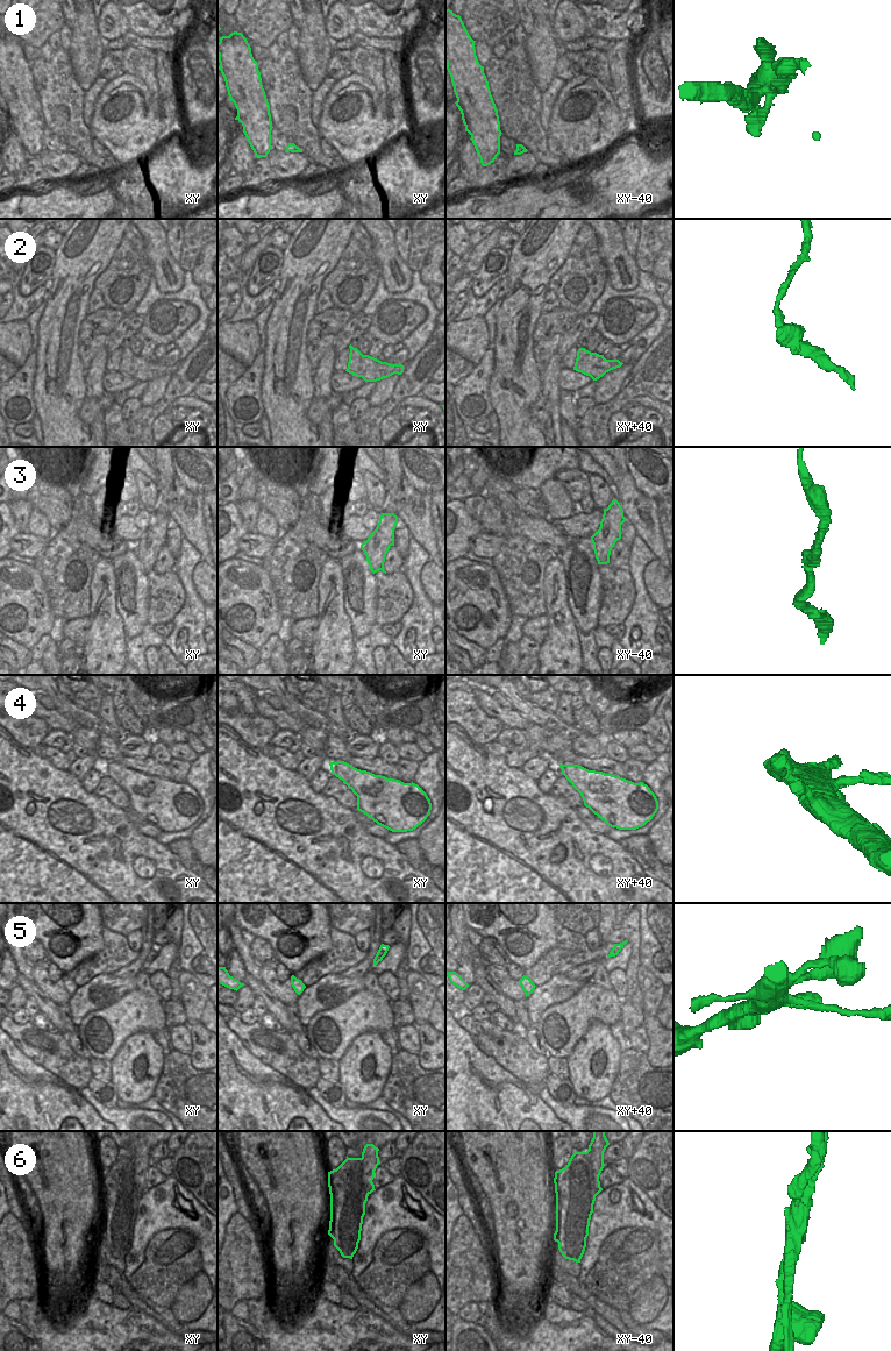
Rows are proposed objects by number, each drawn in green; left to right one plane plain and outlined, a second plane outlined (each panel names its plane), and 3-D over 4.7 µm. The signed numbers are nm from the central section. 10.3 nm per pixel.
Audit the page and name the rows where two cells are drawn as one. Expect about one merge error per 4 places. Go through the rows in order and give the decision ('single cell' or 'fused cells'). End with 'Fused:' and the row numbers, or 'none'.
1: fused cells
2: single cell
3: single cell
4: single cell
5: single cell
6: fused cells
Fused: 1, 6

